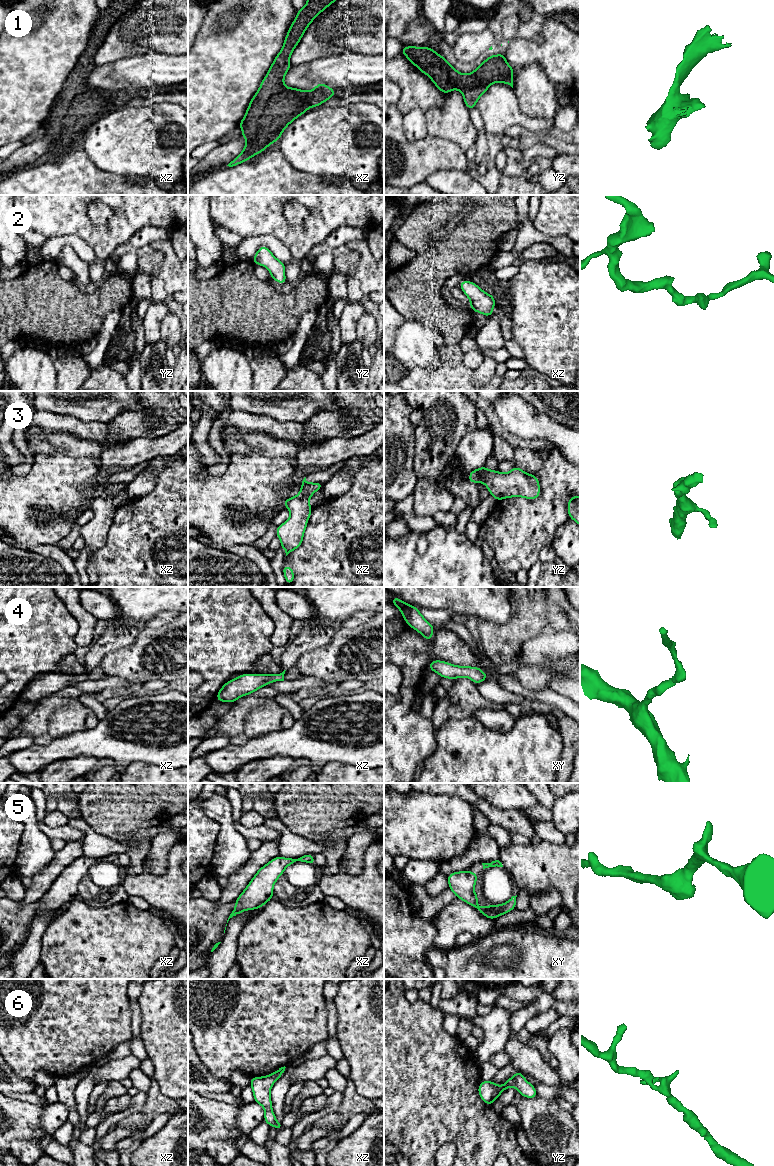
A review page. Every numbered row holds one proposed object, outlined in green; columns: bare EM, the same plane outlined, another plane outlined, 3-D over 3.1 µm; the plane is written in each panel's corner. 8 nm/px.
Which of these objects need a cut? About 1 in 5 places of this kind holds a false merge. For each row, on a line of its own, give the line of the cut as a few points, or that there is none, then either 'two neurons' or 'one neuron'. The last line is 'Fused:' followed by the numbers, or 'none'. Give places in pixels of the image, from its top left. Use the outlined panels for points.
1: no cut | one neuron
2: no cut | one neuron
3: no cut | one neuron
4: no cut | one neuron
5: no cut | one neuron
6: no cut | one neuron
Fused: none

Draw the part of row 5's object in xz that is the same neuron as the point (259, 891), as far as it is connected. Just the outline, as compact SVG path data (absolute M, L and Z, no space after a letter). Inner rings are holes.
M306 854L298 858L277 856L261 867L235 901L235 909L230 914L227 923L233 916L246 910L260 909L270 901L273 898L273 885L284 873L285 868L296 862L307 862L315 866L314 855Z

